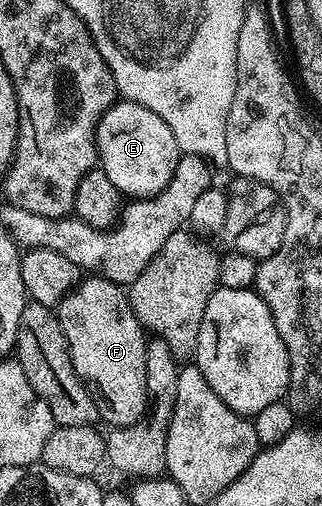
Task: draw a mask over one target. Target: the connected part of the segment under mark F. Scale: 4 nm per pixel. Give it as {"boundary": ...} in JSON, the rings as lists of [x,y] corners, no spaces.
{"boundary":[[[90,275],[82,279],[77,287],[57,305],[57,327],[67,338],[69,357],[78,378],[85,383],[86,390],[97,407],[98,417],[113,428],[133,424],[145,412],[145,346],[147,333],[131,310],[131,302],[122,285]]]}

